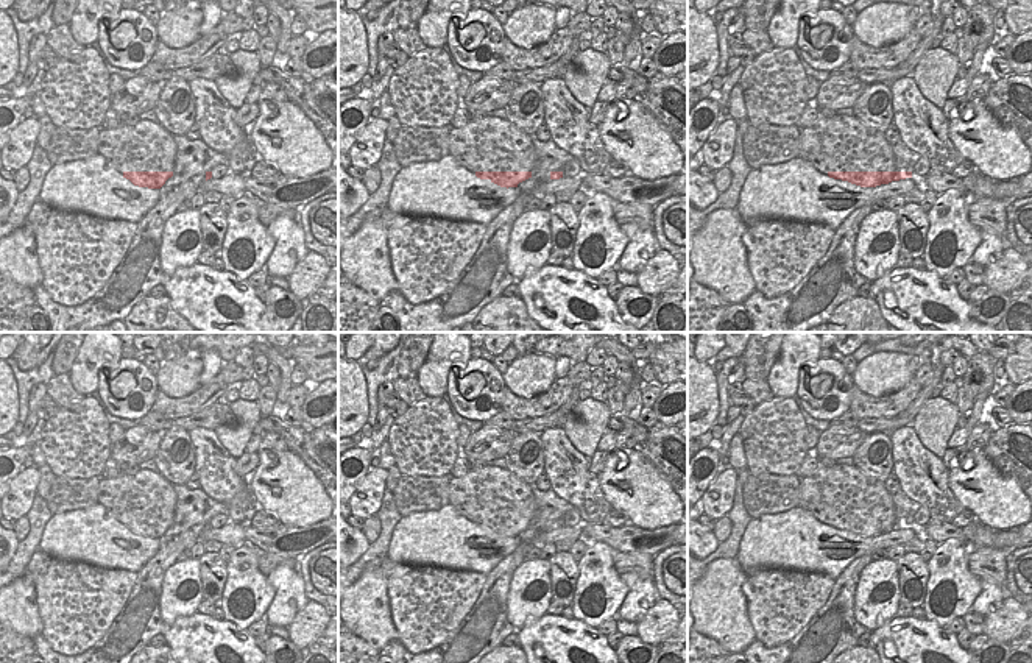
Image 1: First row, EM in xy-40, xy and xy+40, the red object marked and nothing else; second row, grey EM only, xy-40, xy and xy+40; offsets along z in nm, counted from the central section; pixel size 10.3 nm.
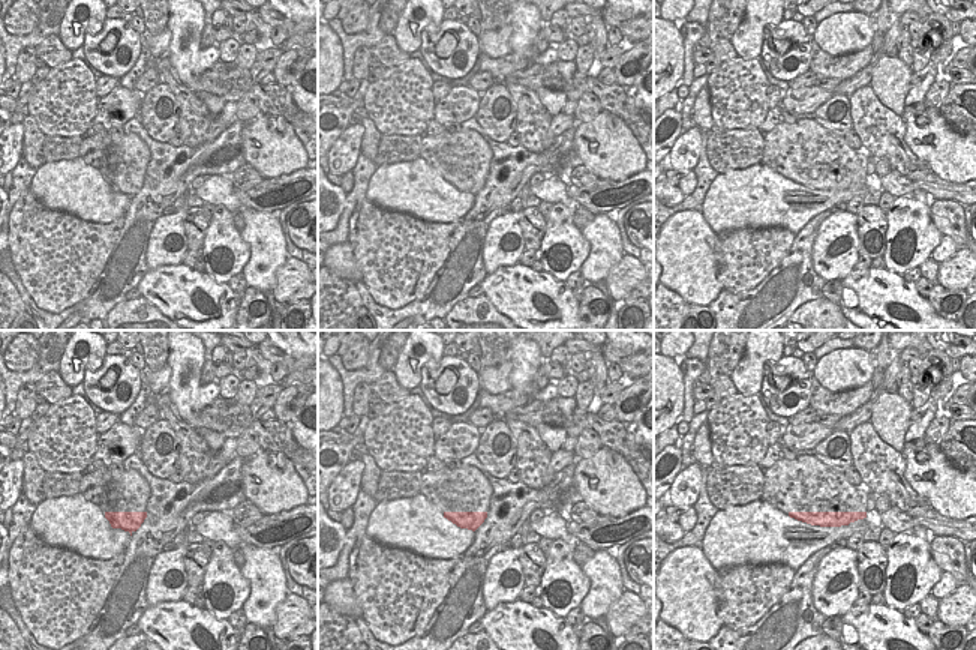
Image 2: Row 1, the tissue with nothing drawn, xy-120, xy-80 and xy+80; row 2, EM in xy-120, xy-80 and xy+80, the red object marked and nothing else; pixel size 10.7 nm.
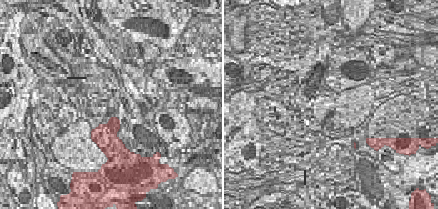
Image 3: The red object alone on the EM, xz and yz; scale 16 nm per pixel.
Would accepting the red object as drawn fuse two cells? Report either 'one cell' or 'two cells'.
two cells

